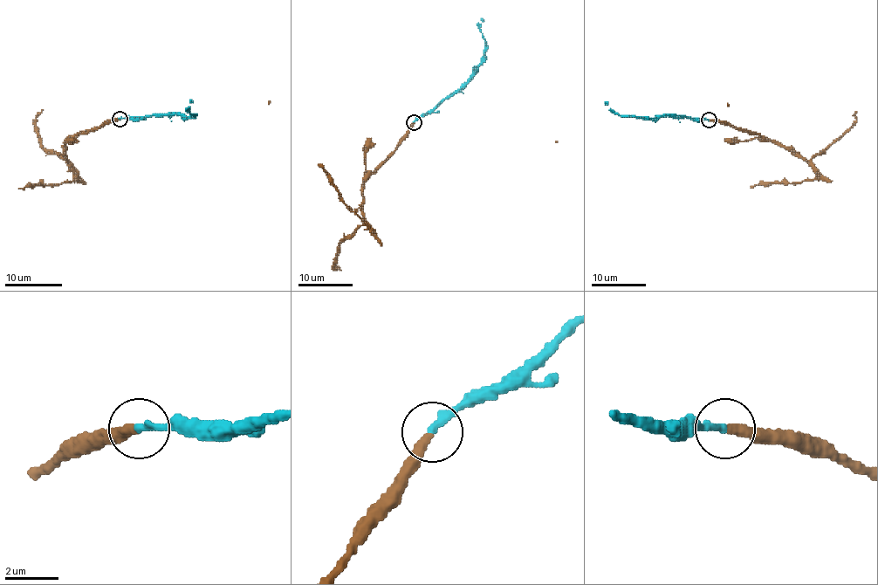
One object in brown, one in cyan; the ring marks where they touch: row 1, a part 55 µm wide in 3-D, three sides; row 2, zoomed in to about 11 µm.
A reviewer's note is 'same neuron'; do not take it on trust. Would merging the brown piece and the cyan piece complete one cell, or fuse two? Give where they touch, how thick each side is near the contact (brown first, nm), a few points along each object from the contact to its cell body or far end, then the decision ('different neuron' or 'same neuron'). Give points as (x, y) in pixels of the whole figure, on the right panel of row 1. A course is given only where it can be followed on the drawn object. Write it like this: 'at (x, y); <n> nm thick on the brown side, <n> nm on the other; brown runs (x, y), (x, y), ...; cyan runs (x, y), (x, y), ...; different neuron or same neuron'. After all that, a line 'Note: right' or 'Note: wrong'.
at (709, 120); 400 nm thick on the brown side, 340 nm on the other; brown runs (709, 120), (726, 120), (734, 127), (756, 132), (769, 141), (794, 149), (815, 176), (751, 186); cyan runs (708, 120), (656, 115), (648, 120), (622, 117), (605, 101); same neuron
Note: right

